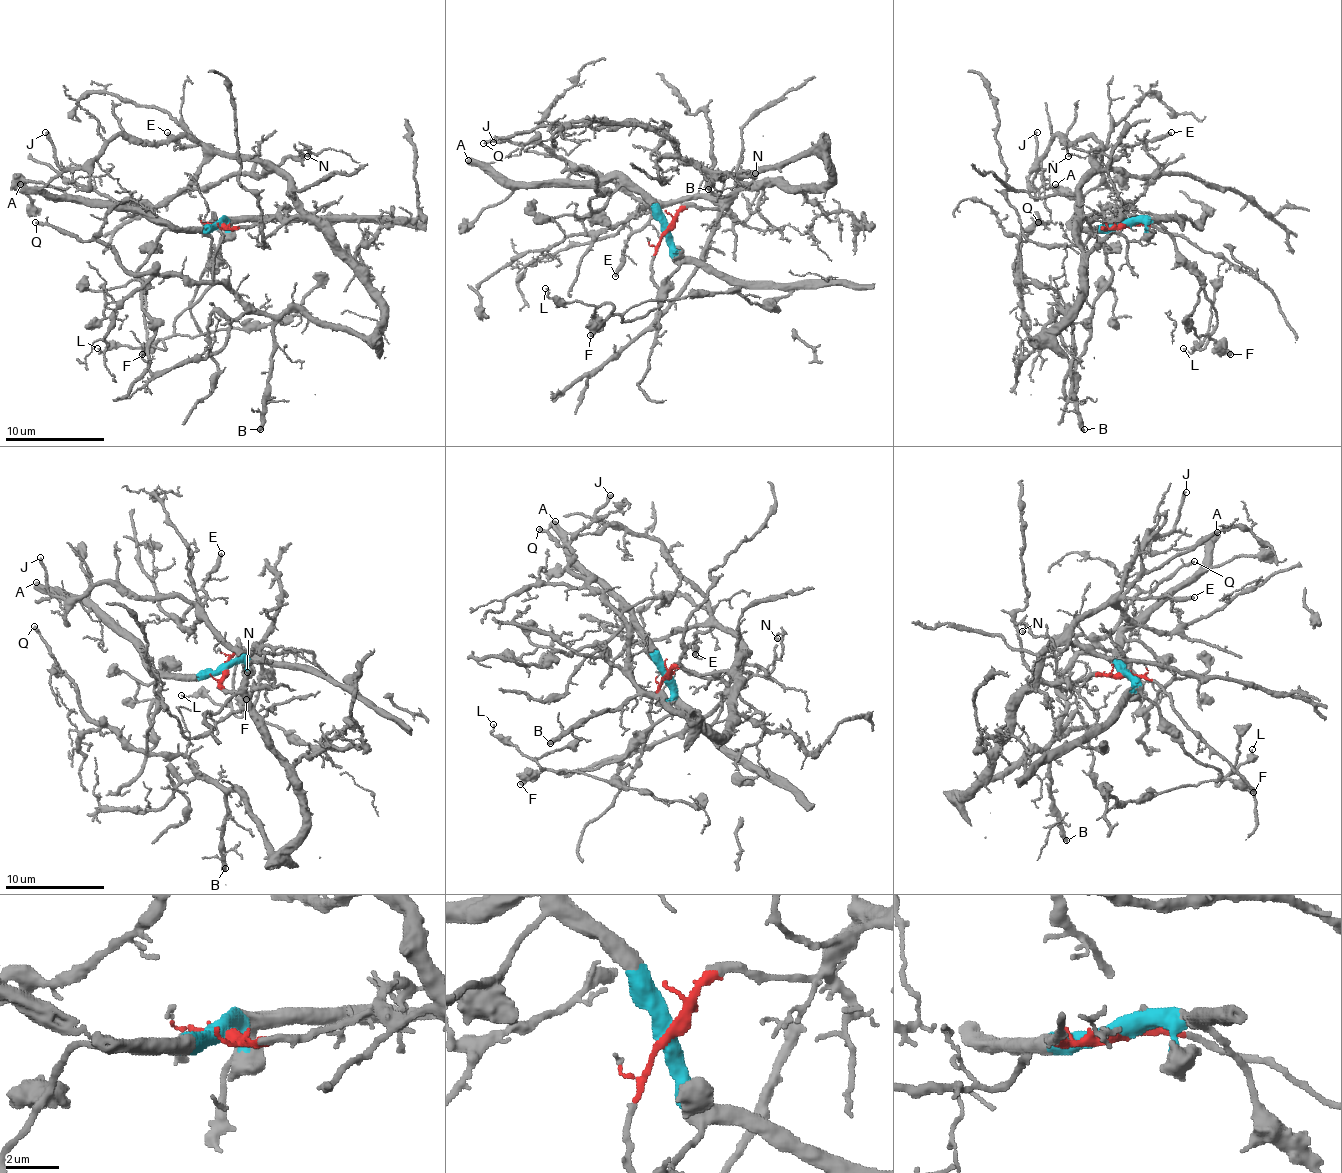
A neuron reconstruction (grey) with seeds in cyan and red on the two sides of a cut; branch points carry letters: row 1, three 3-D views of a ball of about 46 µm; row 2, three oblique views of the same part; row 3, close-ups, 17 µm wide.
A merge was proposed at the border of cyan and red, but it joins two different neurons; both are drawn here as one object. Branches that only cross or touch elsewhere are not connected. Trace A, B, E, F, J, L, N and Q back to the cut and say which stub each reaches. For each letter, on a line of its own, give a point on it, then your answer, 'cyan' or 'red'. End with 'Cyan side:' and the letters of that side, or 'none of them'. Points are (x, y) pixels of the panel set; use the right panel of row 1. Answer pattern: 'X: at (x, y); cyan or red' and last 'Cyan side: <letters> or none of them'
A: at (1055, 184); cyan
B: at (1084, 429); red
E: at (1171, 132); red
F: at (1230, 354); cyan
J: at (1037, 132); red
L: at (1183, 348); cyan
N: at (1068, 156); red
Q: at (1038, 222); red
Cyan side: A, F, L

